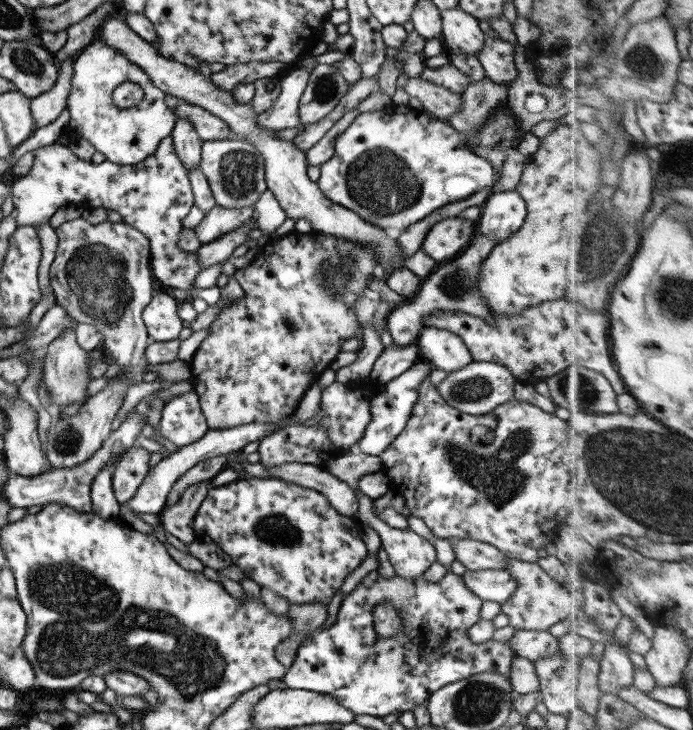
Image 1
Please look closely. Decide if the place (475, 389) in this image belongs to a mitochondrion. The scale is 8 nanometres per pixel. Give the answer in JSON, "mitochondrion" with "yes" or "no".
{"mitochondrion":"yes"}

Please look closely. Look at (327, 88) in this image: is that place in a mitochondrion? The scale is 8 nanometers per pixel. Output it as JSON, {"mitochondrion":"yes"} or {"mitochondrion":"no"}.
{"mitochondrion":"yes"}

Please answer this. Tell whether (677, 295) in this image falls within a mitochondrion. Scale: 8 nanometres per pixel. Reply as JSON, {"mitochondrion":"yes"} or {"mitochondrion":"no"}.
{"mitochondrion":"yes"}

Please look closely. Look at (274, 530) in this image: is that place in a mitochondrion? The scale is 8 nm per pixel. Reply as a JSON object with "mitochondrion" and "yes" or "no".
{"mitochondrion":"yes"}

